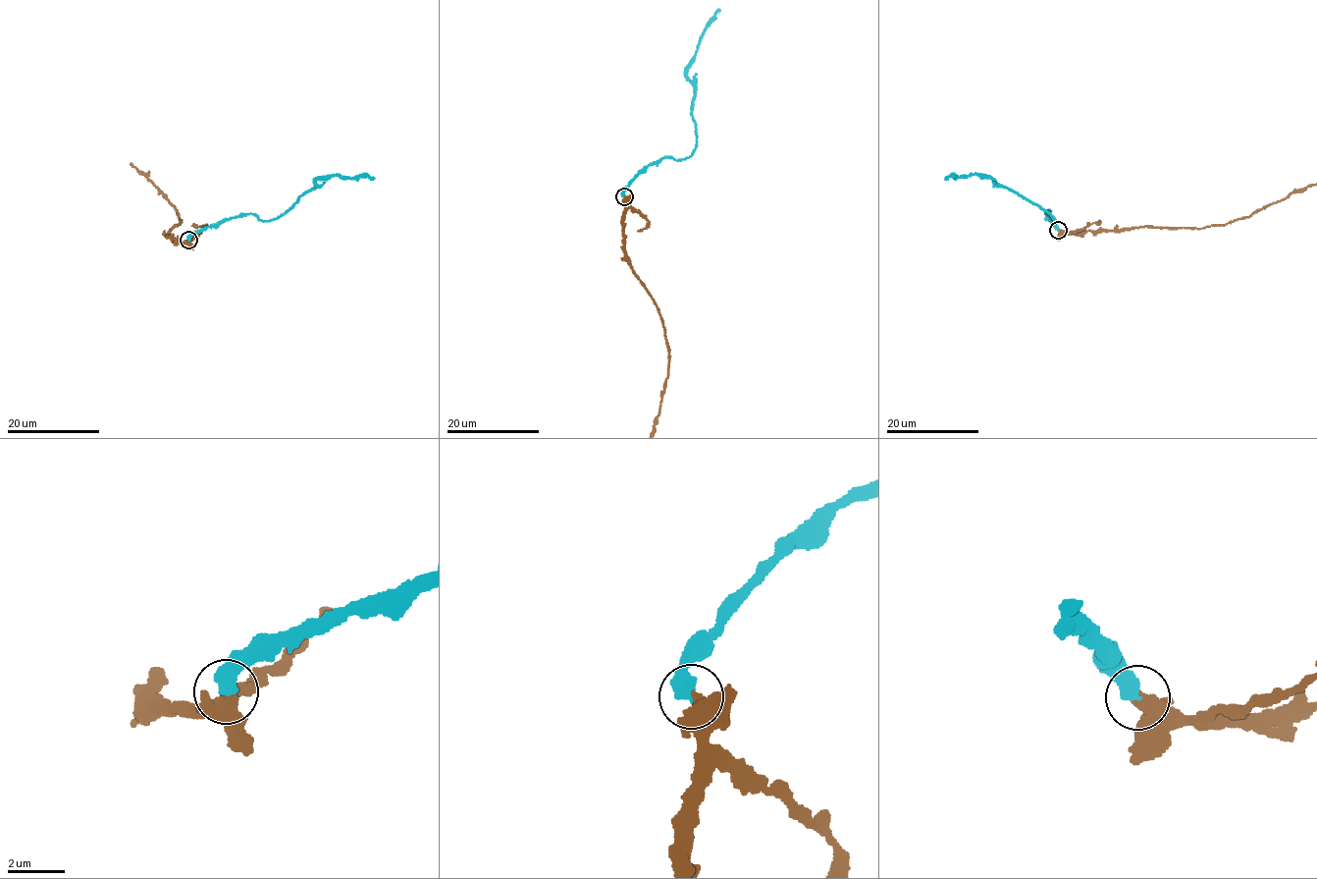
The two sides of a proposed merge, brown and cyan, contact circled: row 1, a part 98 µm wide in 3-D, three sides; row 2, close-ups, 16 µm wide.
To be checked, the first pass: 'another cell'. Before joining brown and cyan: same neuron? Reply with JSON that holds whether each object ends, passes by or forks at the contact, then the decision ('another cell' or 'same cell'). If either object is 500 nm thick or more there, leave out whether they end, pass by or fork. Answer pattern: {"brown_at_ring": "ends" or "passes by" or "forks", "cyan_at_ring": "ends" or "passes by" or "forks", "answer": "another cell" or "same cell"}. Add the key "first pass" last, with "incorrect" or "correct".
{"answer": "same cell", "first pass": "incorrect"}

